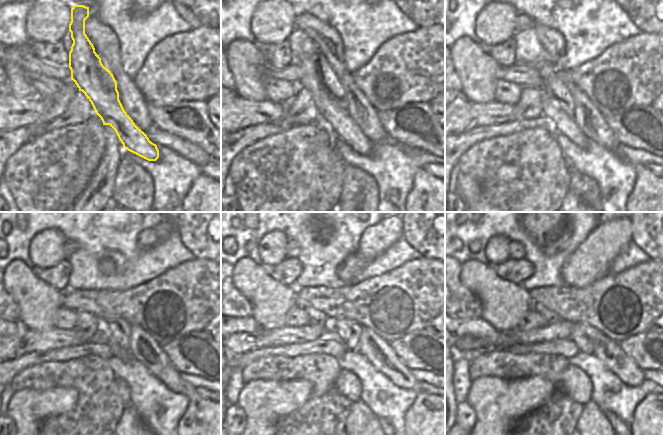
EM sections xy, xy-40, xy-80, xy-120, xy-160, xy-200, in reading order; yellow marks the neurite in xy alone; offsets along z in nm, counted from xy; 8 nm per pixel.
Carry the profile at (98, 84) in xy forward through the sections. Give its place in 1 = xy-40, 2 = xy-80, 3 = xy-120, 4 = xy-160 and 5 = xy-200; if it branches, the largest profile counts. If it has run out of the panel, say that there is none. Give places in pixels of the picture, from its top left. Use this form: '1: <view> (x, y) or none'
1: xy-40 (318, 77)
2: xy-80 (557, 104)
3: xy-120 (114, 332)
4: xy-160 (339, 326)
5: xy-200 (573, 331)

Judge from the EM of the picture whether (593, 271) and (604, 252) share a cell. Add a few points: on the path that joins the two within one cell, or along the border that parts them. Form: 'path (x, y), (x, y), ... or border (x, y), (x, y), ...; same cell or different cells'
path (593, 266), (593, 263), (599, 257); same cell

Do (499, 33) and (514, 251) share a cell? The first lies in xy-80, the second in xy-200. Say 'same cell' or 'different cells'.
different cells

